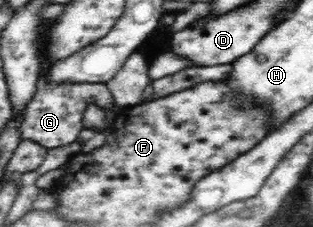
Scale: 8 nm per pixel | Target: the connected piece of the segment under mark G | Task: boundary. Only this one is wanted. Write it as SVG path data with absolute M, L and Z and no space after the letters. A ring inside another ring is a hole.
M39 75L37 91L29 101L27 109L23 111L23 121L16 129L20 139L33 140L33 143L41 144L41 147L65 147L77 140L79 132L84 129L84 113L89 105L104 111L106 107L111 107L111 104L116 104L116 100L106 83L55 82L49 76Z

